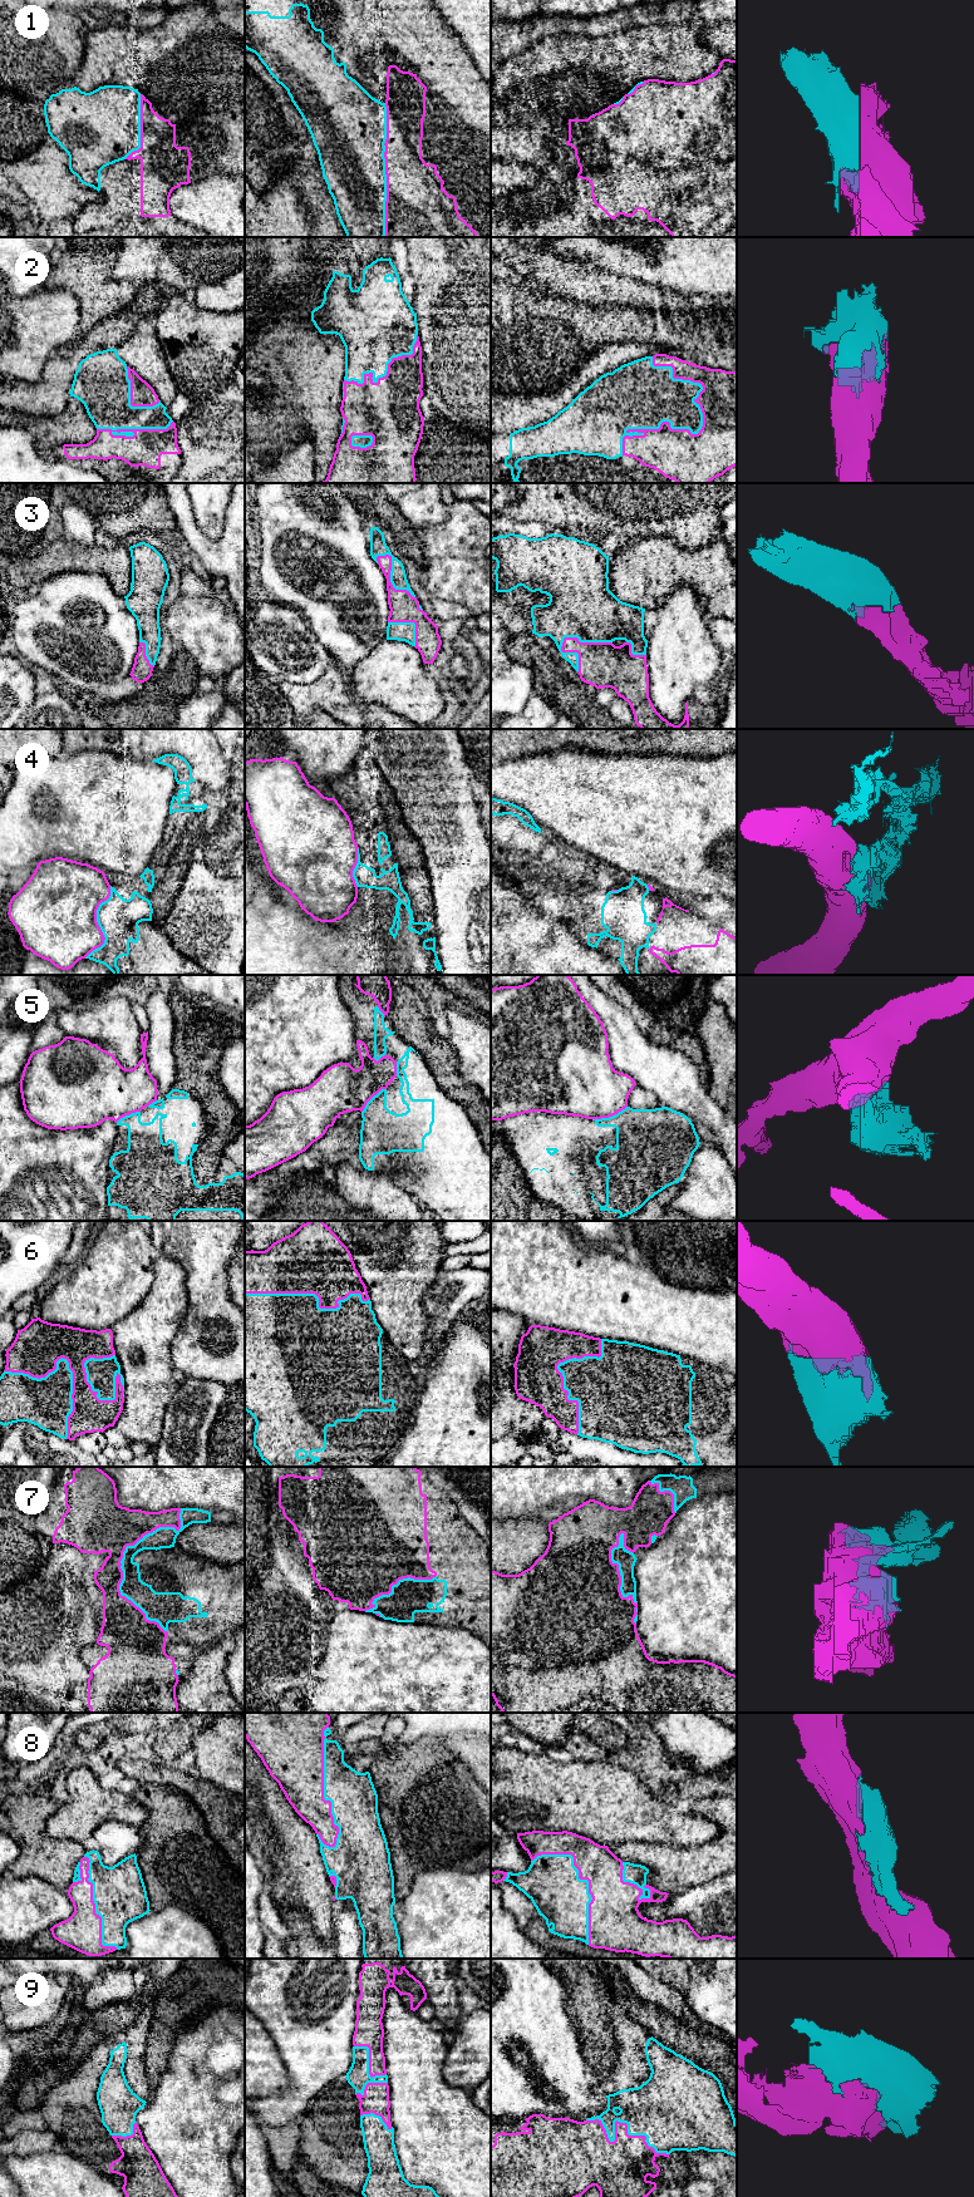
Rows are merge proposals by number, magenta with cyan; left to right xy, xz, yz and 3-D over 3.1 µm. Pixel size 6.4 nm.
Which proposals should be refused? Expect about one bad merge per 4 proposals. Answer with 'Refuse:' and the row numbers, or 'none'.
Refuse: 5, 7

